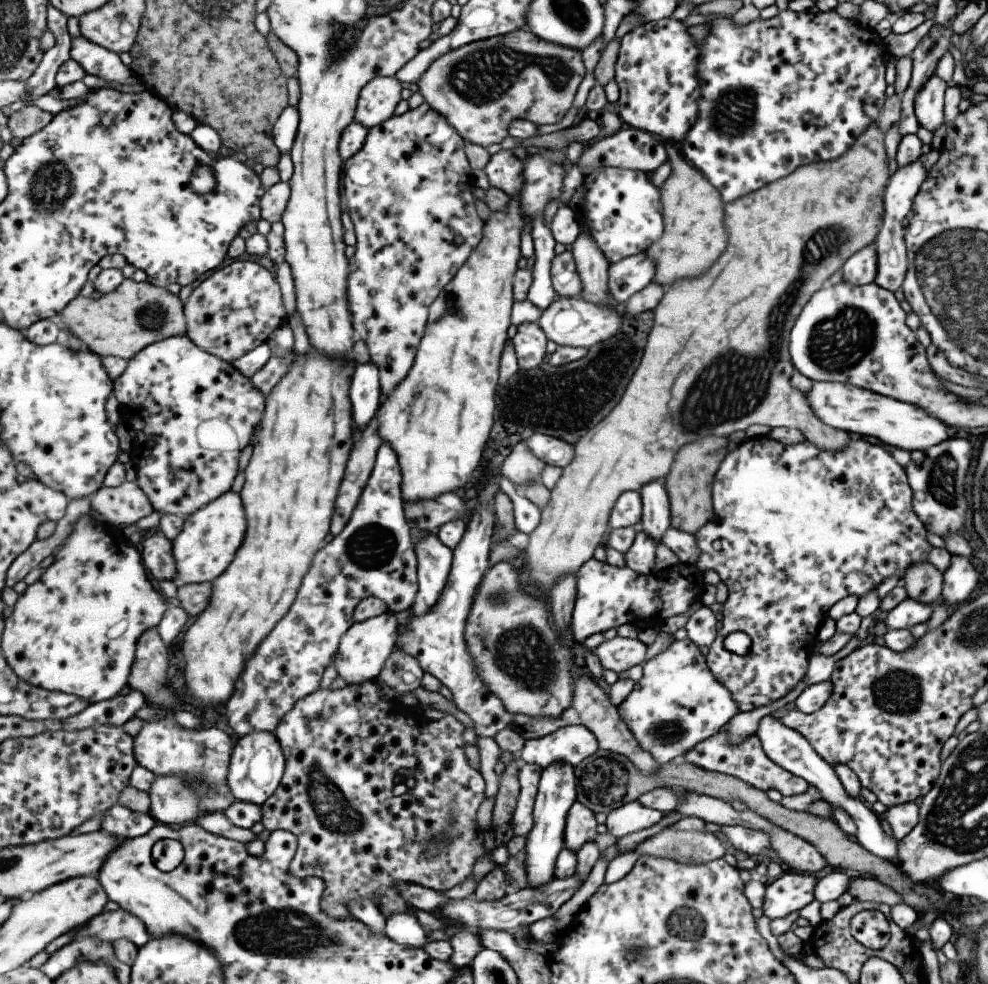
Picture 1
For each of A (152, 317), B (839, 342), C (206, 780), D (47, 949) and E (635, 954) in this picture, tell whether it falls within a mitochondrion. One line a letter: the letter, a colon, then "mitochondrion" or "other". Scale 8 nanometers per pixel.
A: mitochondrion
B: mitochondrion
C: mitochondrion
D: other
E: mitochondrion

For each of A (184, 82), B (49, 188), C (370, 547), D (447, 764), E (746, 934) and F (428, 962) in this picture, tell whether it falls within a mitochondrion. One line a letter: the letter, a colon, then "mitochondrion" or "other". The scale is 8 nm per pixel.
A: other
B: mitochondrion
C: mitochondrion
D: other
E: other
F: other

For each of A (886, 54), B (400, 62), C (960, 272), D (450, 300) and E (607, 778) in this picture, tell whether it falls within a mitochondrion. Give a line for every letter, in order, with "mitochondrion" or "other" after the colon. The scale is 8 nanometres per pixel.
A: other
B: other
C: mitochondrion
D: mitochondrion
E: mitochondrion

